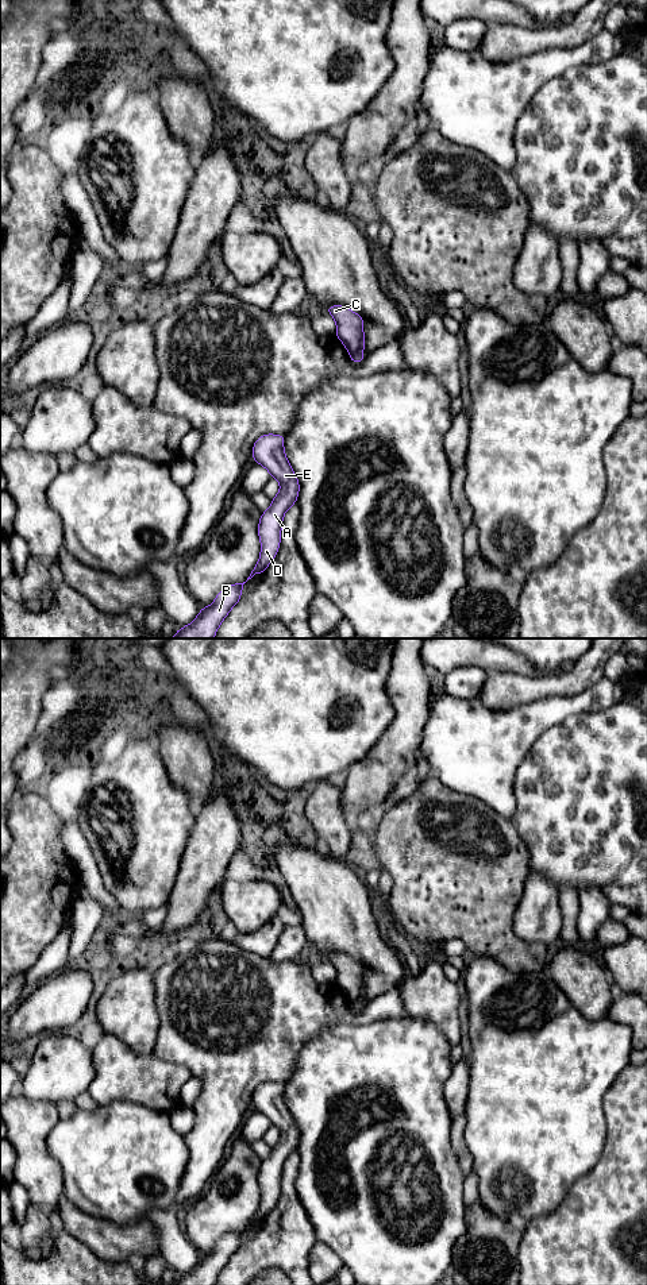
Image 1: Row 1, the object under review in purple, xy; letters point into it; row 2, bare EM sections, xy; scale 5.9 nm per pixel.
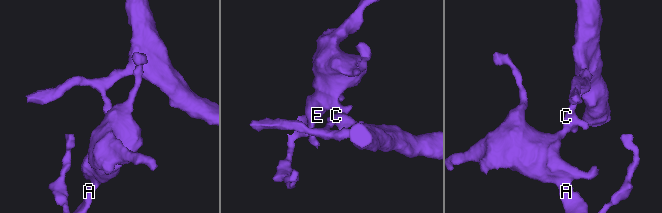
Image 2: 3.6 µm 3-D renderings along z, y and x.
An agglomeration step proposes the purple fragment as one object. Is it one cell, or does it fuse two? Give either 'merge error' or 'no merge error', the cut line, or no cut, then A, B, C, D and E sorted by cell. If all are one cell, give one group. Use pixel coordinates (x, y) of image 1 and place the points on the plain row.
merge error | xy (362, 999), (350, 1003) | A B D E / C

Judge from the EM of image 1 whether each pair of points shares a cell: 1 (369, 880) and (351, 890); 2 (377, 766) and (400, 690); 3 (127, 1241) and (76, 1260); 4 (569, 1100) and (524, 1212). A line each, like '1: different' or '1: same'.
1: different
2: same
3: different
4: same

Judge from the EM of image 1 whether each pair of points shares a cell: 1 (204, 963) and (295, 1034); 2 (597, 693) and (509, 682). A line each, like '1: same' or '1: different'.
1: same
2: different

